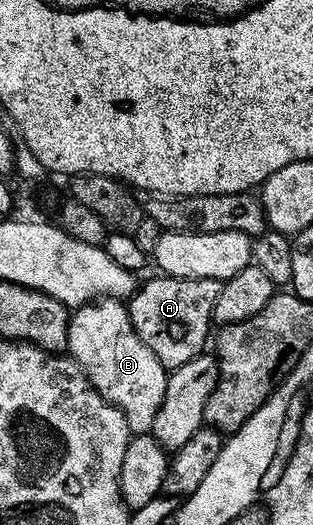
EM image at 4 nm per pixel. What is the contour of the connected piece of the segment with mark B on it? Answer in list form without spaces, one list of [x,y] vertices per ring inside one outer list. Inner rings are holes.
[[[104,296],[78,307],[67,324],[67,350],[83,367],[95,391],[125,416],[132,435],[150,434],[165,396],[168,371],[140,340],[126,305],[118,298]]]

